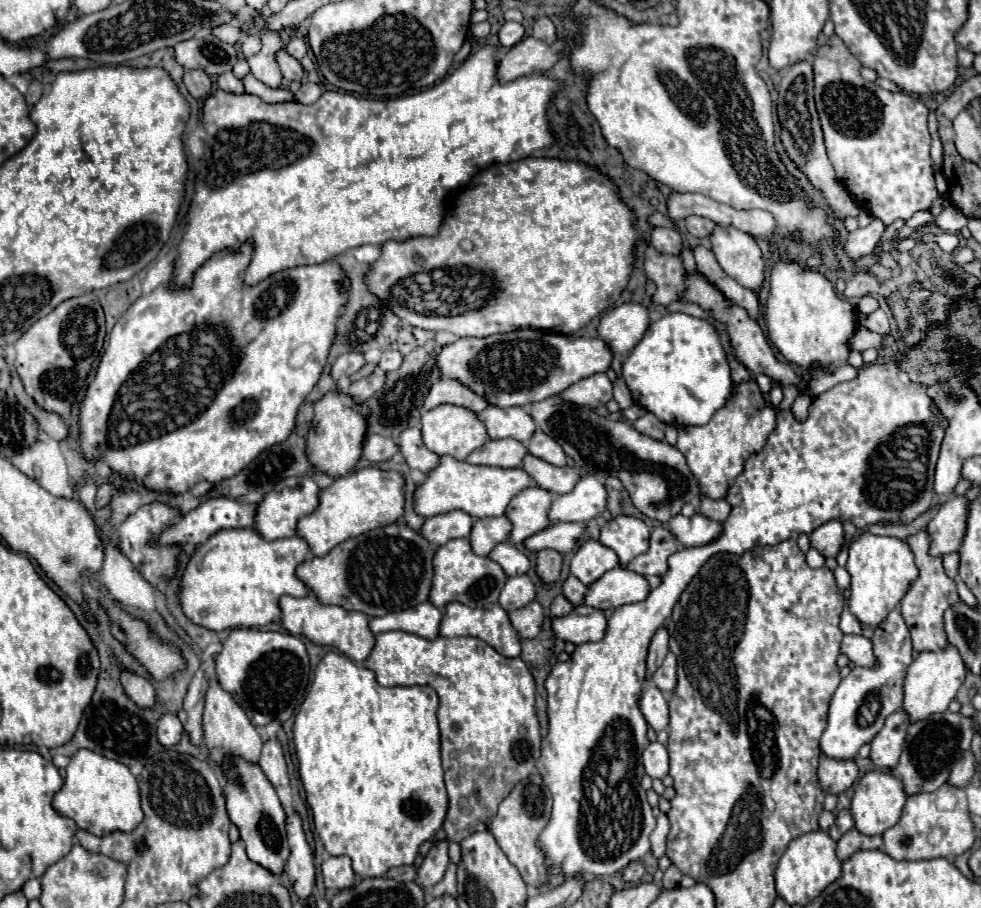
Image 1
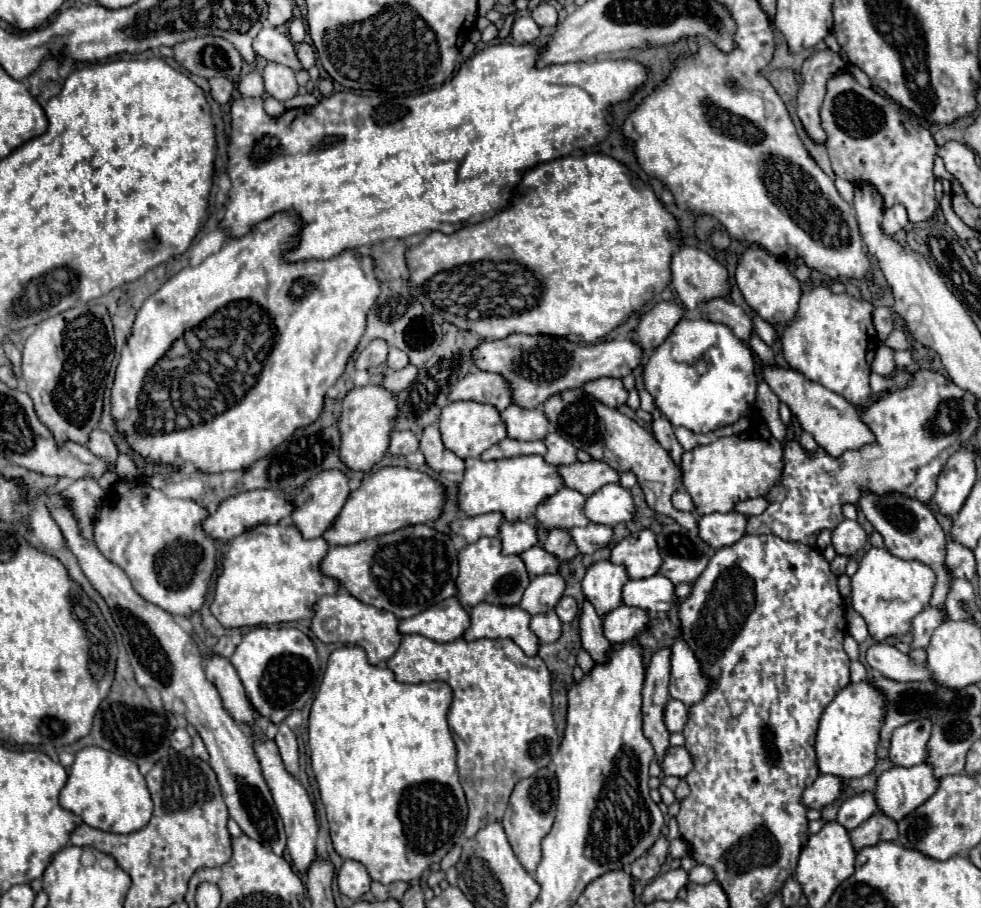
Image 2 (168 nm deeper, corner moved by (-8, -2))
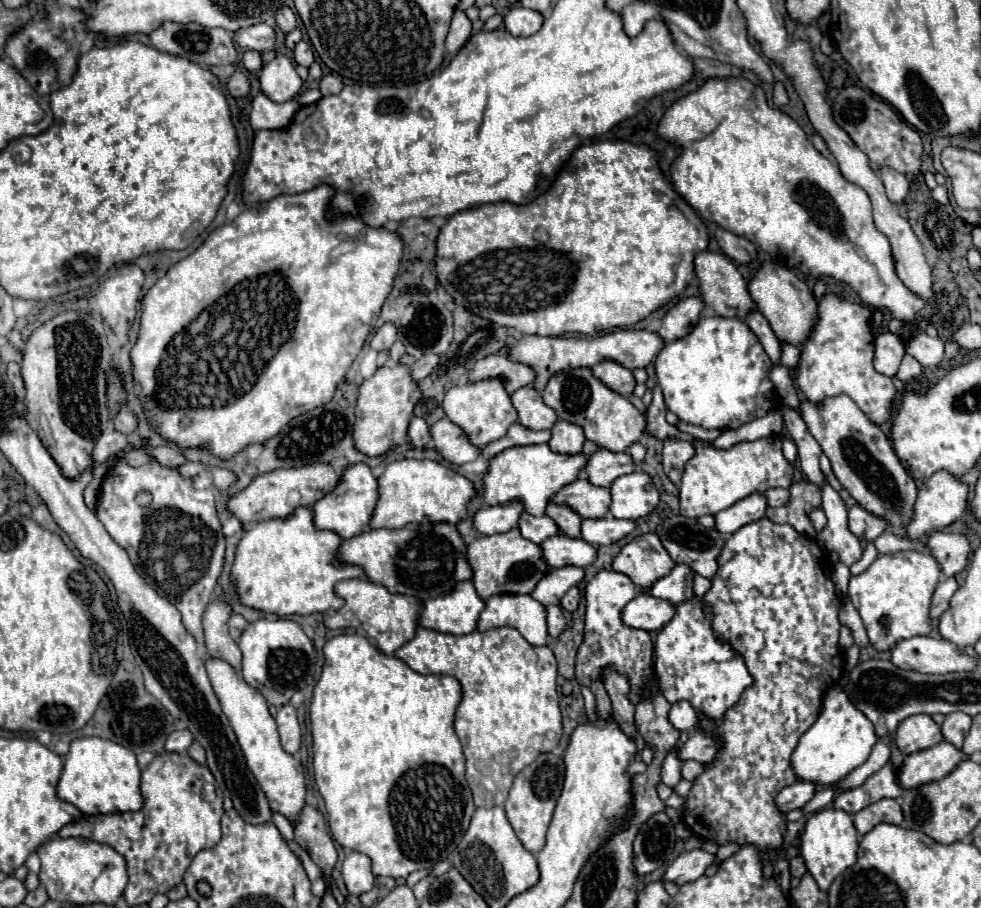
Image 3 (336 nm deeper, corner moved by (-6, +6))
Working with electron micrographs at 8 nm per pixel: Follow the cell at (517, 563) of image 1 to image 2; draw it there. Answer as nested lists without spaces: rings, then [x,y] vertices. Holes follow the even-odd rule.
[[[534,546],[528,552],[522,552],[520,556],[522,556],[522,560],[528,568],[528,574],[532,578],[542,576],[542,574],[554,574],[560,568],[560,560],[556,560],[556,556],[552,556],[550,552],[546,552],[540,546]]]

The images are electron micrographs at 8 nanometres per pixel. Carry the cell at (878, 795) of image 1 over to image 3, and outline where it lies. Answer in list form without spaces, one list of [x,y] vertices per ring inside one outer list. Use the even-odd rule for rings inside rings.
[[[940,742],[932,748],[914,752],[906,756],[902,766],[898,768],[898,784],[904,790],[910,790],[910,788],[918,788],[922,784],[940,780],[942,776],[950,774],[962,758],[964,758],[964,752],[954,748],[948,742]]]

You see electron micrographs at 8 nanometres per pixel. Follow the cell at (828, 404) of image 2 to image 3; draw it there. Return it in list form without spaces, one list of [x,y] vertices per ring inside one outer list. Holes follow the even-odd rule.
[[[846,394],[824,398],[818,406],[810,400],[804,400],[800,402],[800,414],[810,434],[816,438],[822,452],[828,456],[832,472],[840,480],[840,484],[852,494],[852,498],[862,508],[886,520],[888,530],[894,536],[904,538],[908,534],[908,524],[914,518],[918,488],[912,476],[896,458],[892,444],[880,430],[880,426],[868,420],[868,416]]]

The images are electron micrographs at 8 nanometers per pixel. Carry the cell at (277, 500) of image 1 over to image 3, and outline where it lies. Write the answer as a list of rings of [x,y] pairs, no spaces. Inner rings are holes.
[[[354,464],[348,466],[336,484],[336,488],[328,494],[324,494],[316,504],[312,504],[314,512],[314,526],[318,530],[332,530],[340,538],[350,538],[368,528],[368,520],[374,512],[374,504],[378,500],[378,486],[376,478],[372,476],[370,468],[366,464]]]

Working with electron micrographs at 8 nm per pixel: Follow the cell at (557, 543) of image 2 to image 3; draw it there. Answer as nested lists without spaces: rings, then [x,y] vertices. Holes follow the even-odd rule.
[[[550,502],[546,508],[546,516],[550,516],[556,522],[560,534],[564,534],[568,538],[580,538],[582,518],[574,510],[570,510],[568,506],[558,506],[558,504]]]

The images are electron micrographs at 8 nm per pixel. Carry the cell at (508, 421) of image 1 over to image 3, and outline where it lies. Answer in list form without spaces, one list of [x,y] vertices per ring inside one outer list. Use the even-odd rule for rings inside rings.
[[[524,386],[512,394],[512,406],[518,412],[518,422],[530,430],[548,430],[556,422],[556,412],[544,404],[542,394]]]

